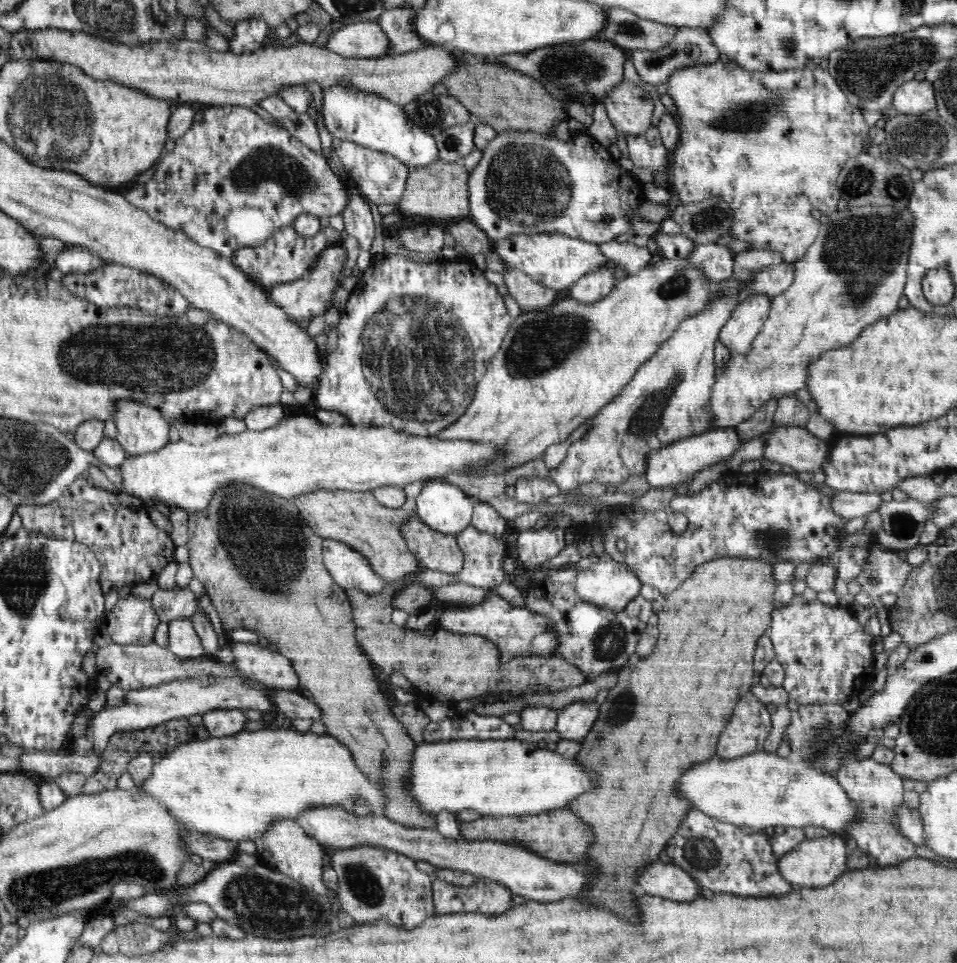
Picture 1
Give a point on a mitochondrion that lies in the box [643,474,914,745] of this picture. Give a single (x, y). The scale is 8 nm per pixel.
(777, 539)

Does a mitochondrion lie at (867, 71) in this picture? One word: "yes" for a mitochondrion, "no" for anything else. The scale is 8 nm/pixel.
yes

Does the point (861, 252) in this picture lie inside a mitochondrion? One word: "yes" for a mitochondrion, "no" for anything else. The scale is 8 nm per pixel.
yes

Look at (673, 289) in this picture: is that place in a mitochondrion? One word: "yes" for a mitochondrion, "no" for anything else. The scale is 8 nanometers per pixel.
yes

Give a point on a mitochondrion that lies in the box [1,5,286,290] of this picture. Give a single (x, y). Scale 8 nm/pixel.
(50, 116)

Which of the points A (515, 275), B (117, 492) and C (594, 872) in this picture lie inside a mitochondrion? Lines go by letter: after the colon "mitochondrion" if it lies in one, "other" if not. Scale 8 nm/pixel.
A: other
B: other
C: other

